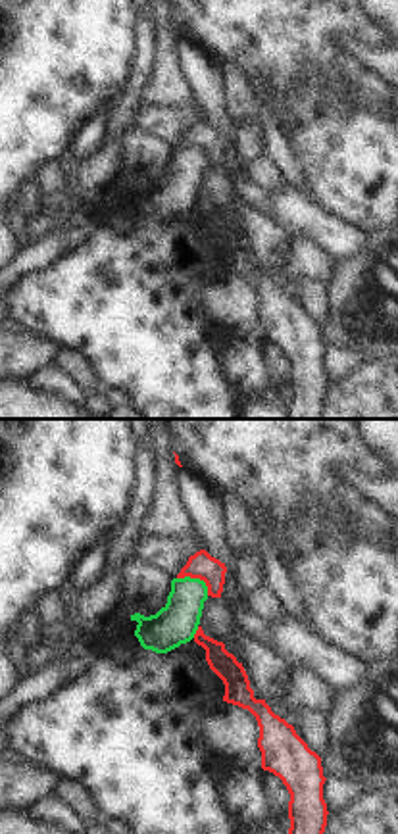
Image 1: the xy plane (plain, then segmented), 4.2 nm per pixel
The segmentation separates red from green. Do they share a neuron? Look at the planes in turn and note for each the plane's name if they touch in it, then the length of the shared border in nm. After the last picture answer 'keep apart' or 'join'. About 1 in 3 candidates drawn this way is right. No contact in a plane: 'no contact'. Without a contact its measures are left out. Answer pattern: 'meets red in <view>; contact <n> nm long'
meets red in xy; contact 150 nm long

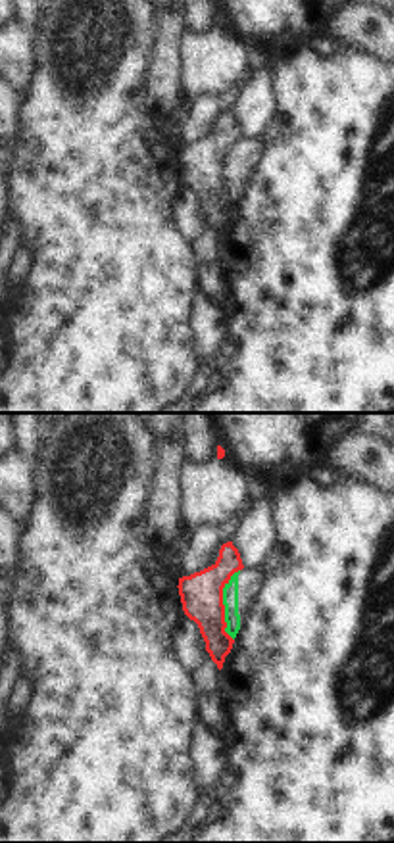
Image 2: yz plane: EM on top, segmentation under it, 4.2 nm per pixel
meets red in yz; contact 300 nm long

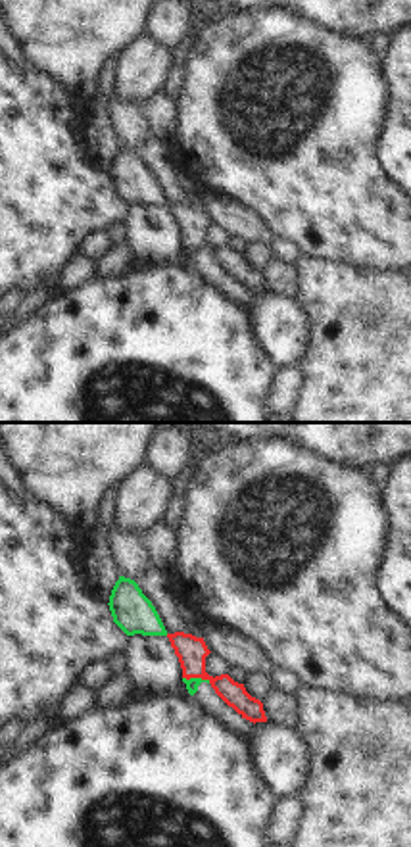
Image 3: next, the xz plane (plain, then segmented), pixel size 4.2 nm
meets red in xz; contact 120 nm long

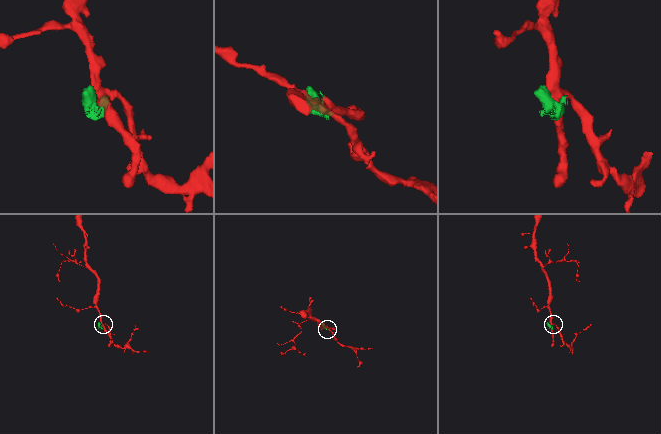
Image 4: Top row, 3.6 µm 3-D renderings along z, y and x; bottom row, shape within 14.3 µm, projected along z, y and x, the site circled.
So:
keep apart

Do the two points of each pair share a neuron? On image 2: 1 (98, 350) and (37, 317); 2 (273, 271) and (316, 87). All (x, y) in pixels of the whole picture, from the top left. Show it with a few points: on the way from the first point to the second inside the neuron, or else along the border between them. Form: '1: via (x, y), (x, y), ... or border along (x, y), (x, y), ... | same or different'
1: via (83, 335), (52, 327) | same
2: via (310, 225), (310, 133) | same

